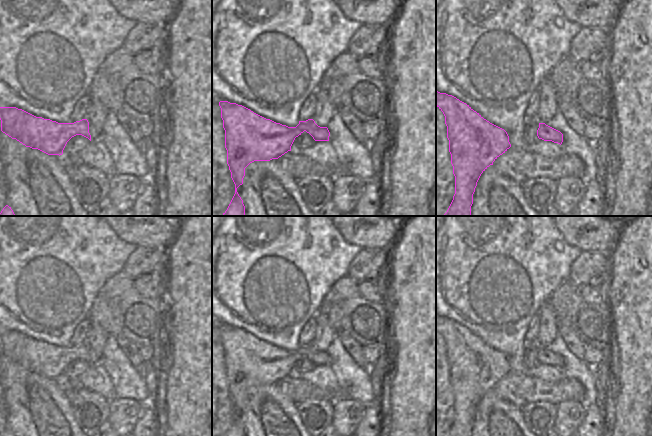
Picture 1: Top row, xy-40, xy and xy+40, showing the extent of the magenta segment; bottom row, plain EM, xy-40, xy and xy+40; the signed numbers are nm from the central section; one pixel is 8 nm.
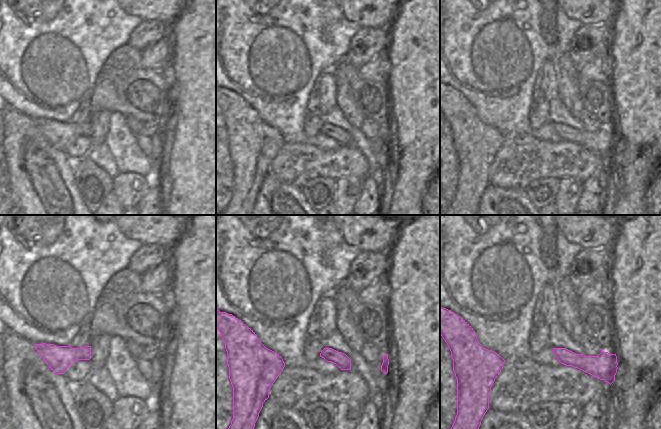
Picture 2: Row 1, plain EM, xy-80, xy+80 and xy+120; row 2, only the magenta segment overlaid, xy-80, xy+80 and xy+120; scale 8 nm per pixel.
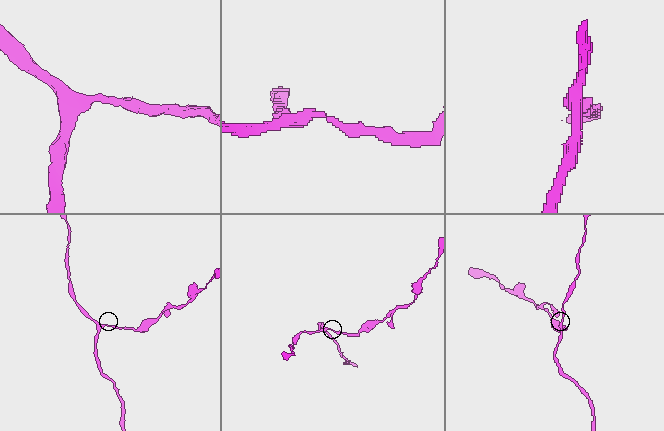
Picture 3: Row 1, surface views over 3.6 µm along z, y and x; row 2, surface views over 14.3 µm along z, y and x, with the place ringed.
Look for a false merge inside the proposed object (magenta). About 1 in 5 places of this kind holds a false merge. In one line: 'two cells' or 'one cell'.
one cell

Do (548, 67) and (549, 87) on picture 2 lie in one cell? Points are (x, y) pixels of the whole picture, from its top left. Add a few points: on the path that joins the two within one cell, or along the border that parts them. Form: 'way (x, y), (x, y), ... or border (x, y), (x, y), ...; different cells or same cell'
way (548, 72), (549, 82); same cell

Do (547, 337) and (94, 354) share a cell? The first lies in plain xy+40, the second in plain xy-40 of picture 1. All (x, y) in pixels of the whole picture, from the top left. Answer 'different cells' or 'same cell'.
same cell

